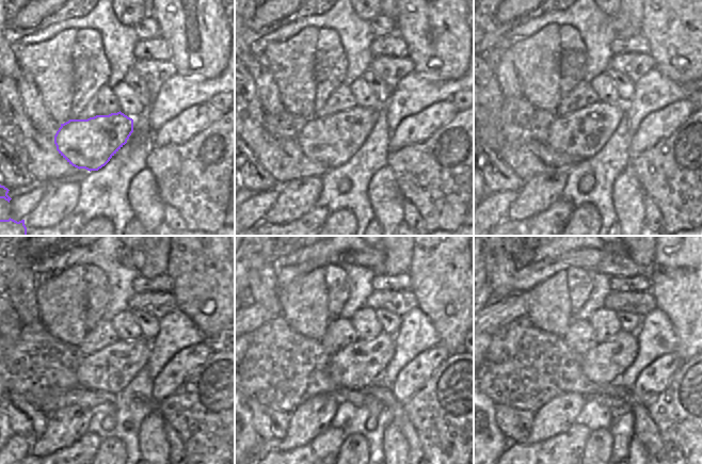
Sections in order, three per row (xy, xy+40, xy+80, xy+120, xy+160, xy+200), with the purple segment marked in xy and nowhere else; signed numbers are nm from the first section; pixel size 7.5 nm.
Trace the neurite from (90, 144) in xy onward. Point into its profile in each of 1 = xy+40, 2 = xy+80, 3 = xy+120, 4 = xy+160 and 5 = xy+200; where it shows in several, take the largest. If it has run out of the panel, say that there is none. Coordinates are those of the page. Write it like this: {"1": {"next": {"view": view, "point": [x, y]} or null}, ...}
{"1": {"next": {"view": "xy+40", "point": [333, 140]}}, "2": {"next": {"view": "xy+80", "point": [585, 132]}}, "3": {"next": {"view": "xy+120", "point": [110, 369]}}, "4": {"next": {"view": "xy+160", "point": [355, 367]}}, "5": {"next": {"view": "xy+200", "point": [604, 364]}}}

